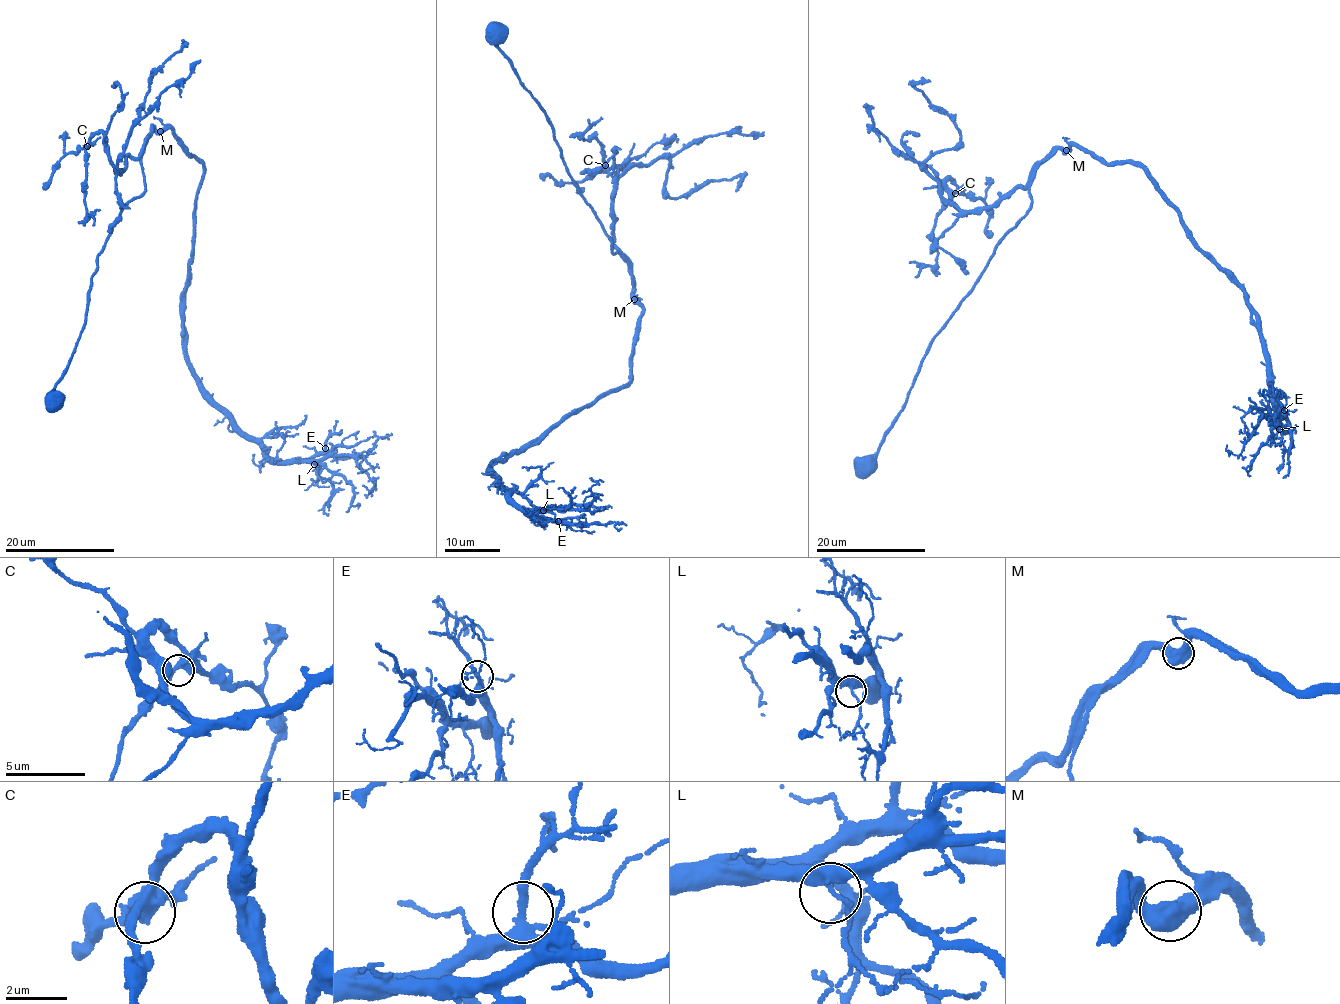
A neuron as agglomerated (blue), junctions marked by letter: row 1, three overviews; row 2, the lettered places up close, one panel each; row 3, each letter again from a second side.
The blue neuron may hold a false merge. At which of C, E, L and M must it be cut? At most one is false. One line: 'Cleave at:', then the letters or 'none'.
Cleave at: none

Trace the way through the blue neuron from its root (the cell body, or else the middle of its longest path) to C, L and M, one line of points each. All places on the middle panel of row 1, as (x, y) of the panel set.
C: (496, 35), (497, 47), (549, 118), (570, 177), (616, 254), (613, 193), (618, 171), (627, 164), (605, 165)
L: (496, 35), (549, 118), (612, 252), (624, 255), (642, 309), (629, 382), (487, 468), (518, 505), (543, 510)
M: (496, 35), (497, 47), (549, 118), (570, 177), (611, 240), (612, 252), (624, 255), (634, 299)

